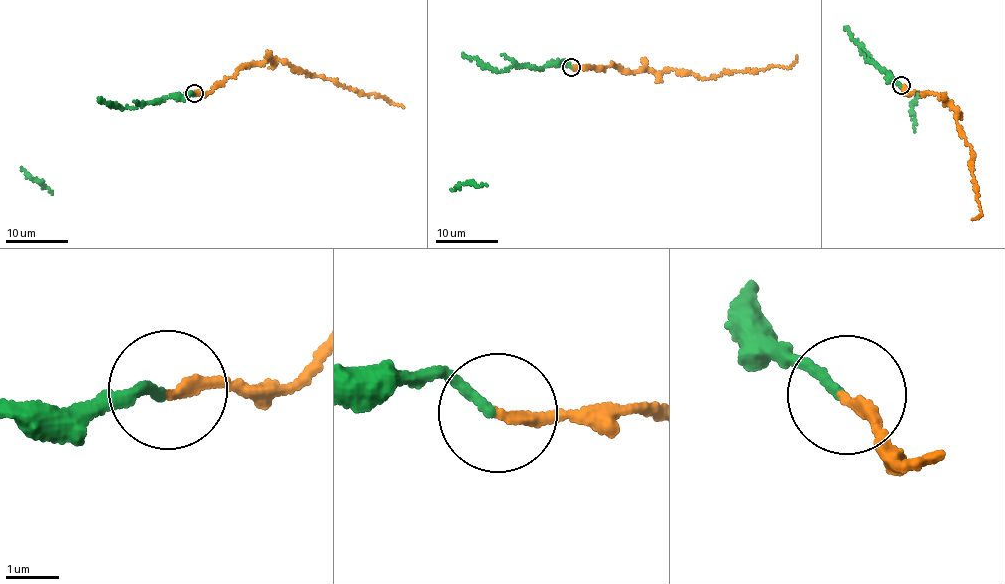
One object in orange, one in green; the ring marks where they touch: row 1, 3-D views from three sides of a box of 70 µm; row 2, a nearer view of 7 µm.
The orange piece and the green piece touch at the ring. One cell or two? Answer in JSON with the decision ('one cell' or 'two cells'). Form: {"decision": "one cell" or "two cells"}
{"decision": "two cells"}

